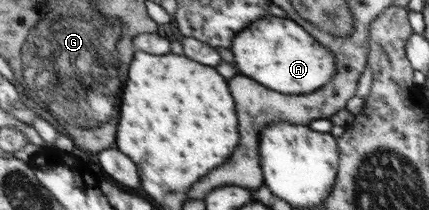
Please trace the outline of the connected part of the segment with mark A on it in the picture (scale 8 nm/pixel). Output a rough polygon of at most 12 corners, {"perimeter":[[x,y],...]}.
{"perimeter":[[263,17],[231,49],[239,69],[287,95],[335,73],[299,23]]}

